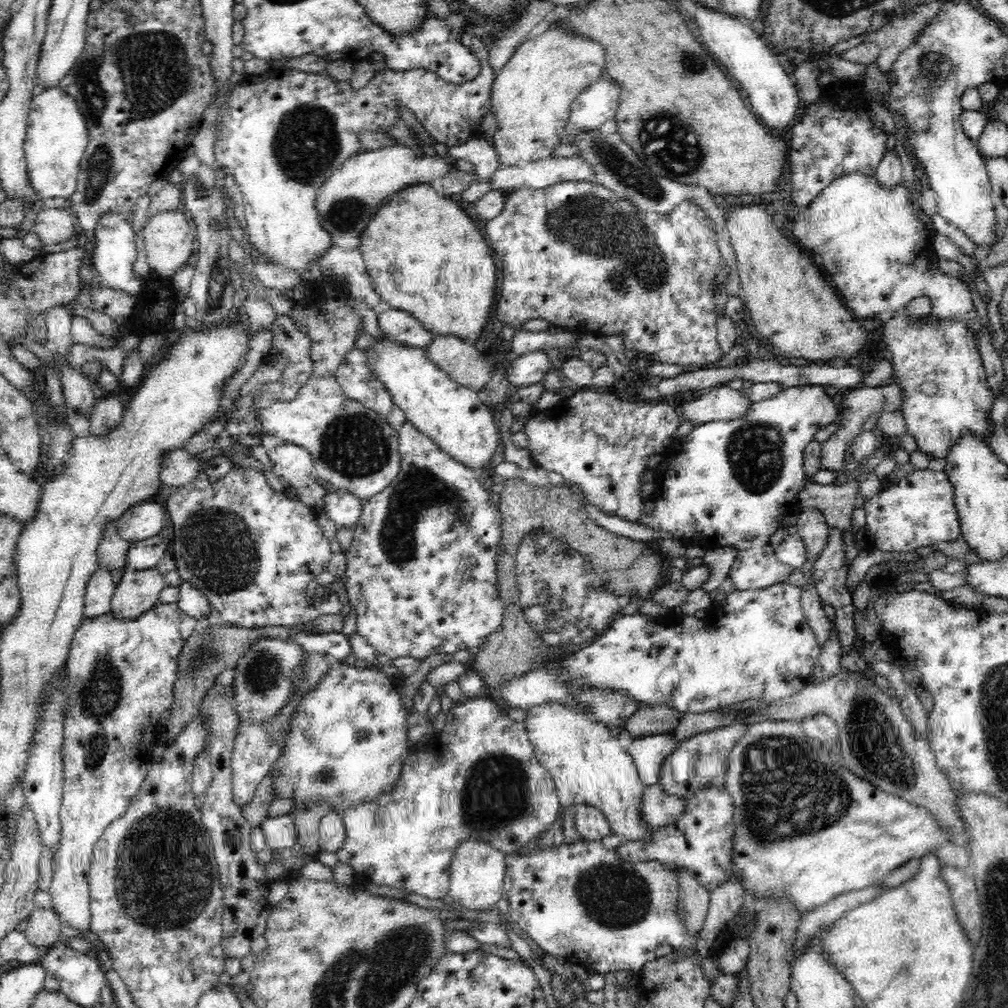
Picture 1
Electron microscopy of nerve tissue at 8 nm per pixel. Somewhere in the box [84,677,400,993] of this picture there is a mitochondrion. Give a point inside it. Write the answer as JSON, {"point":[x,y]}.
{"point":[172,834]}

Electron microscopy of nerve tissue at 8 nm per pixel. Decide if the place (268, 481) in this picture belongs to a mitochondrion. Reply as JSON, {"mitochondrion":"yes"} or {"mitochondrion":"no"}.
{"mitochondrion":"no"}

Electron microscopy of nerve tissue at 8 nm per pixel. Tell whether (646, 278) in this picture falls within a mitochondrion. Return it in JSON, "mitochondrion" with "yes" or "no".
{"mitochondrion":"yes"}

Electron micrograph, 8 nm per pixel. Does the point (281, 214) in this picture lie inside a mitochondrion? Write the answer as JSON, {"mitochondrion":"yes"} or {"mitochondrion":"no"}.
{"mitochondrion":"no"}

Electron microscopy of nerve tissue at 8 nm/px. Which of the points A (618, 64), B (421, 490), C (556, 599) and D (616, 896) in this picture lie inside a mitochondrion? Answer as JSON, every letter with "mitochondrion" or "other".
{"A":"other","B":"mitochondrion","C":"mitochondrion","D":"mitochondrion"}

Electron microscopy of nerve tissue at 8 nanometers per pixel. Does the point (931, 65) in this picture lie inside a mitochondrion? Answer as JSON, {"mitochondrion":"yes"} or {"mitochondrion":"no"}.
{"mitochondrion":"yes"}

